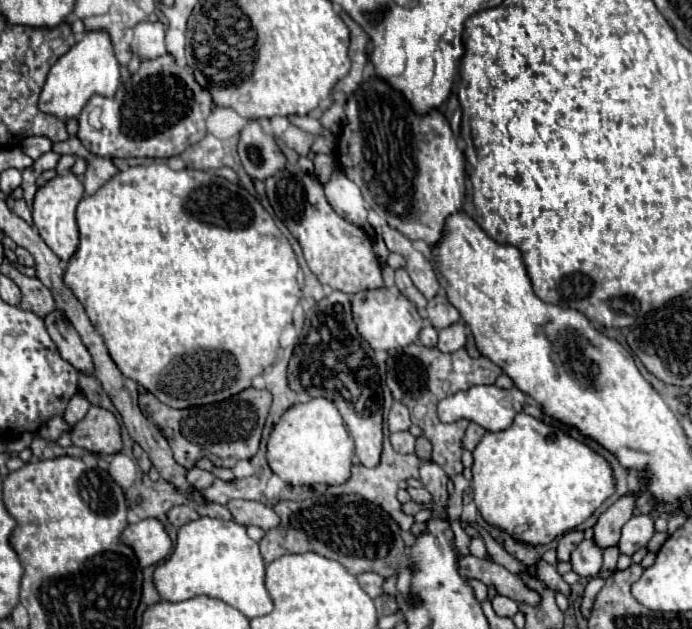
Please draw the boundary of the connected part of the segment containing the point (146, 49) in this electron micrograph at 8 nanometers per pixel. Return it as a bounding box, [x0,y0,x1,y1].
[130,21,166,59]

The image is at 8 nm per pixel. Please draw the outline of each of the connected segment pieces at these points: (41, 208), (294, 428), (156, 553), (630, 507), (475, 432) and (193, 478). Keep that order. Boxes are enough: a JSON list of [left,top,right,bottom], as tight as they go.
[[32,173,84,263],[266,397,354,485],[122,517,172,567],[594,493,640,549],[462,423,484,451],[186,467,214,491]]

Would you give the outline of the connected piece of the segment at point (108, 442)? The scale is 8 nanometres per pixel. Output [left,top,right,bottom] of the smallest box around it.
[72,407,122,455]

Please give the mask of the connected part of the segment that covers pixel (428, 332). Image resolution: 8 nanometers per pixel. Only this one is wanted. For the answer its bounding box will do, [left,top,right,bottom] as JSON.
[420,325,438,347]

